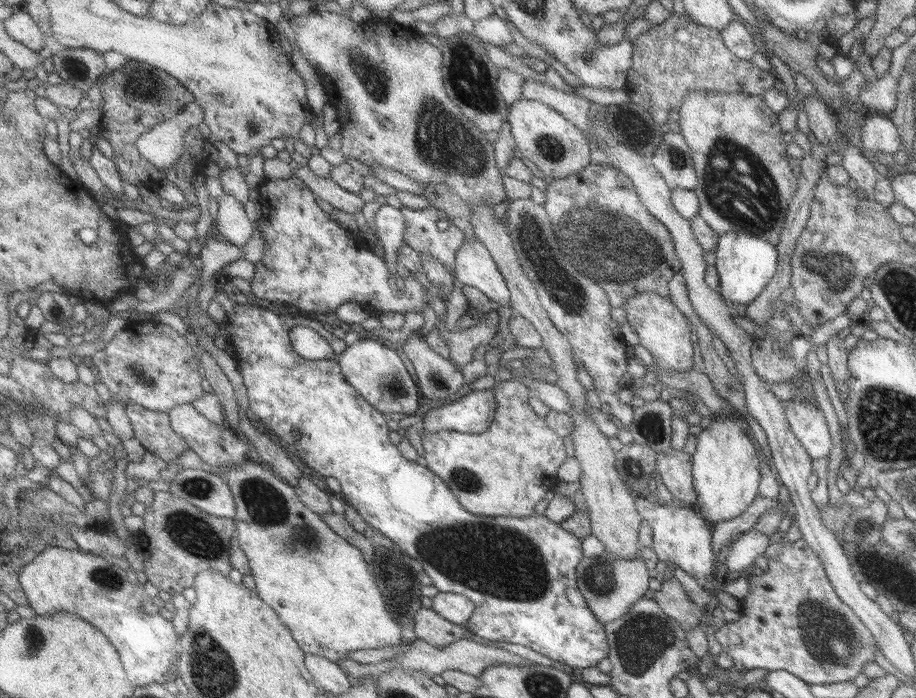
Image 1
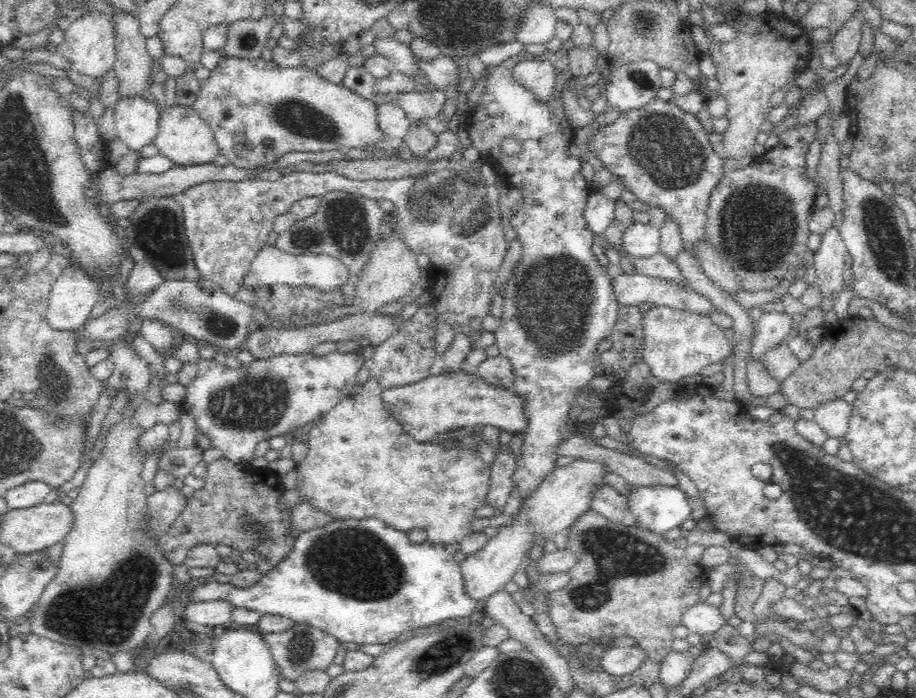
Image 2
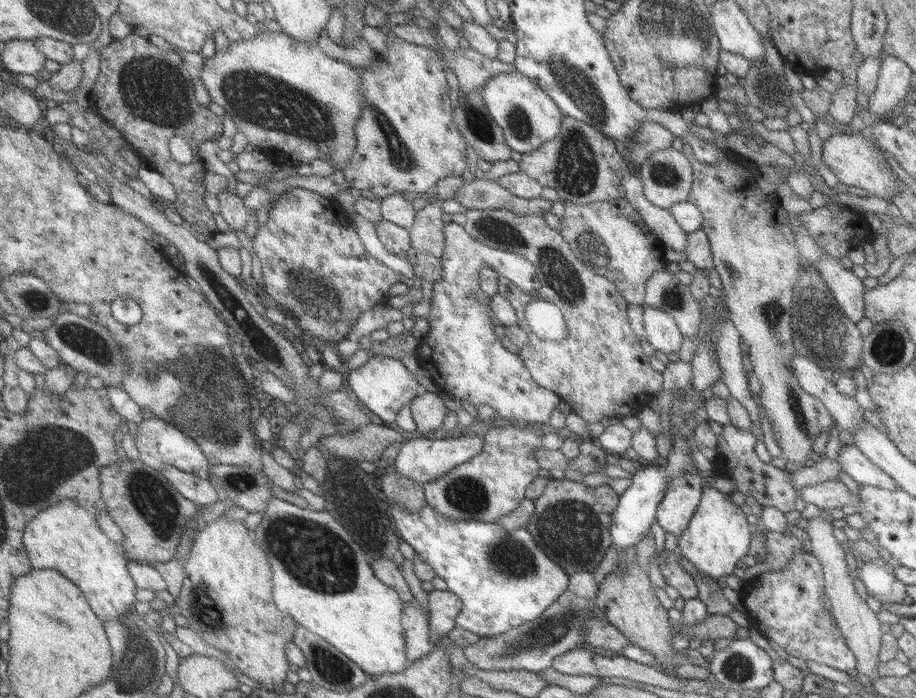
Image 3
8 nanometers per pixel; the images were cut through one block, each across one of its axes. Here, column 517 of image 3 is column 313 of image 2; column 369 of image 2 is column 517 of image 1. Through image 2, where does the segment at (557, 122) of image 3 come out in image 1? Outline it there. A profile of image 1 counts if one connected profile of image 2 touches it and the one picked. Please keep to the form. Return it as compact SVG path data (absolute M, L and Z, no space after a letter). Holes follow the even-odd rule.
M519 98L508 105L506 120L511 128L516 150L541 170L544 176L552 179L565 178L589 164L590 148L583 132L542 102Z

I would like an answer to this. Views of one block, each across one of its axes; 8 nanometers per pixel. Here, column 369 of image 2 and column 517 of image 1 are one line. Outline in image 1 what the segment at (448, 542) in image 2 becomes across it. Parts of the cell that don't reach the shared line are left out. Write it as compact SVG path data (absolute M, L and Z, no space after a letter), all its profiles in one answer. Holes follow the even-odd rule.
M503 377L495 382L493 387L495 396L494 420L479 434L459 433L453 430L441 432L421 432L424 444L422 459L427 468L435 471L447 486L454 492L465 510L471 514L483 514L484 517L513 517L525 518L533 515L533 506L549 491L549 486L557 484L557 467L566 458L563 450L562 438L553 433L541 417L537 417L527 405L531 397L531 390L517 378Z

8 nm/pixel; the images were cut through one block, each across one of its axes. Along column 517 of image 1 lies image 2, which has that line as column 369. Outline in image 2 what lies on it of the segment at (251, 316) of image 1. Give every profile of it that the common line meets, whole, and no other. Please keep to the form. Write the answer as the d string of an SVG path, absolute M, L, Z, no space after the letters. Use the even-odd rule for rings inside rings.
M377 518L364 519L344 519L334 520L326 526L318 527L309 531L304 531L298 536L298 540L291 548L291 551L279 560L279 563L273 567L266 576L258 584L254 584L252 588L238 588L236 586L222 586L222 584L206 584L200 588L192 590L192 598L194 600L214 600L215 598L230 599L237 607L246 607L254 610L254 612L262 613L263 615L278 615L280 617L289 618L295 623L306 623L314 626L316 629L324 630L328 634L336 637L338 641L354 642L357 645L368 644L386 644L390 647L390 642L395 639L402 638L402 634L414 630L416 627L438 626L440 623L447 622L448 619L470 618L472 614L479 612L479 602L474 600L474 597L467 596L466 588L463 588L463 576L460 563L454 559L452 548L449 548L440 543L434 544L427 541L424 544L416 545L410 543L406 537L406 533L396 530L391 526L386 526Z

